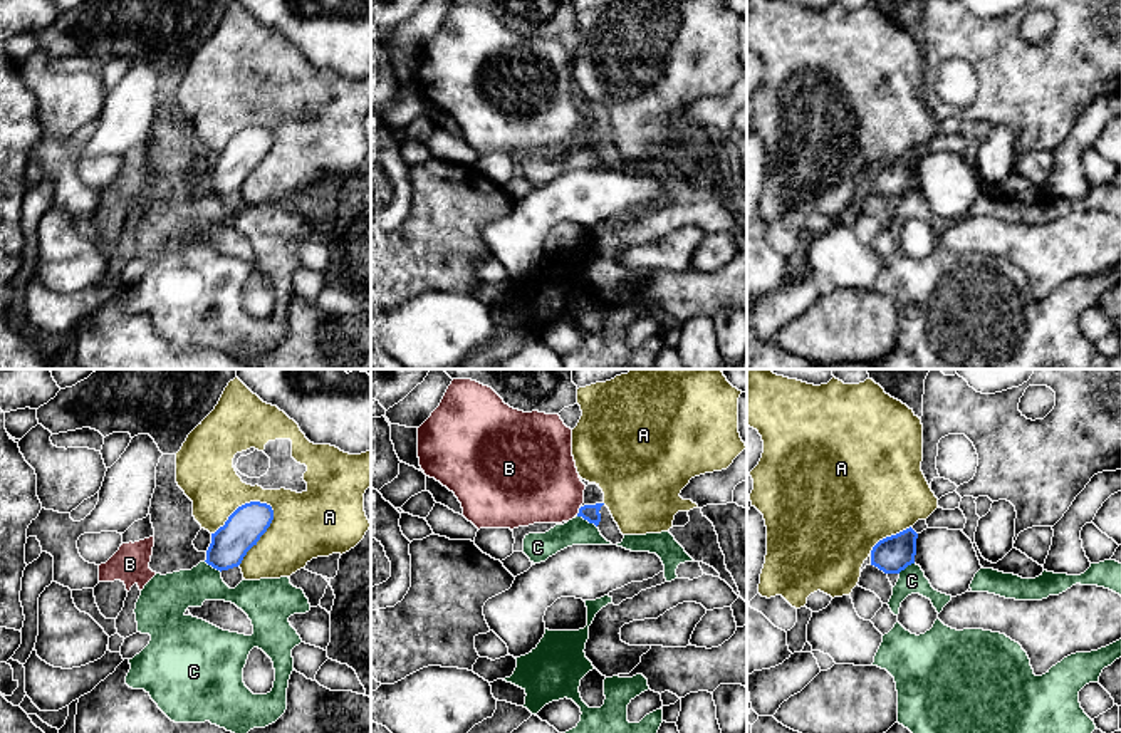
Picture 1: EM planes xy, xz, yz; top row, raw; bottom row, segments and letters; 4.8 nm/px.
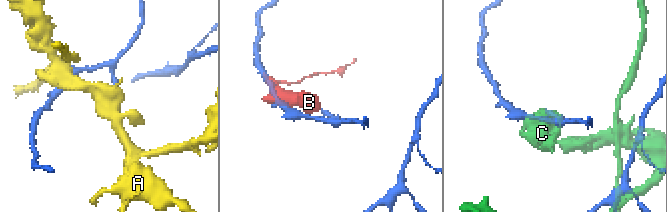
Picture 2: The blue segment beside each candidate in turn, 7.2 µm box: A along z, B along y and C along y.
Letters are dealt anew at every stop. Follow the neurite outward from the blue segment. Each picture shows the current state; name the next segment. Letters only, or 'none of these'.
B

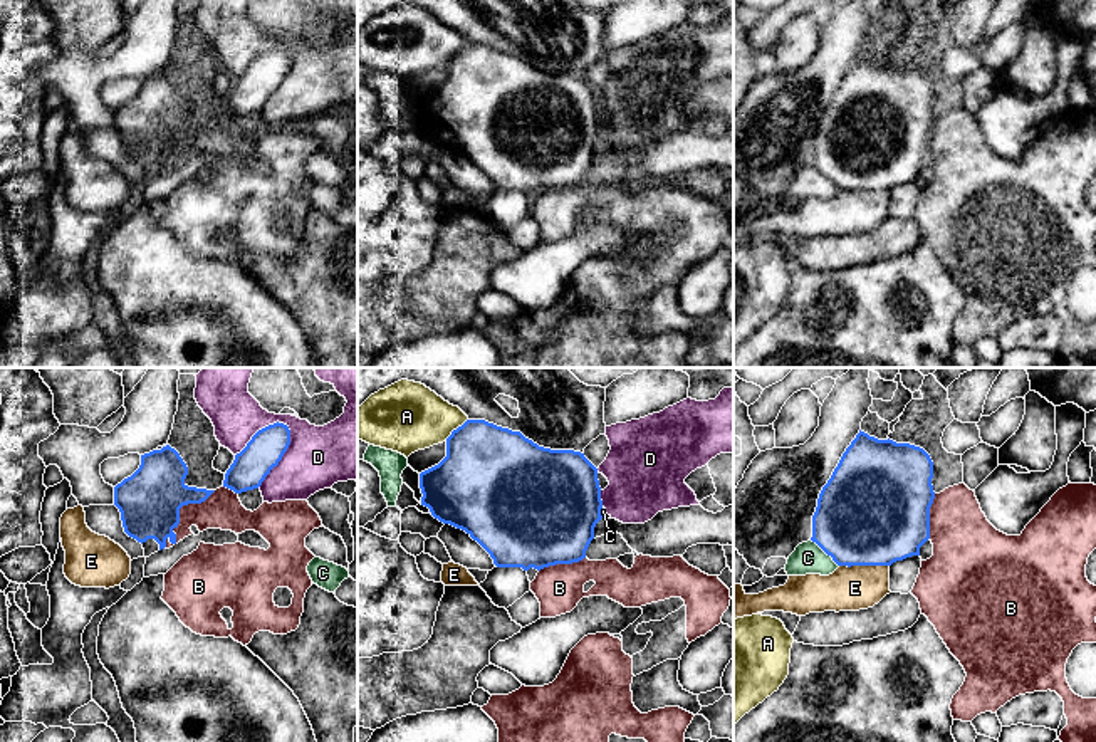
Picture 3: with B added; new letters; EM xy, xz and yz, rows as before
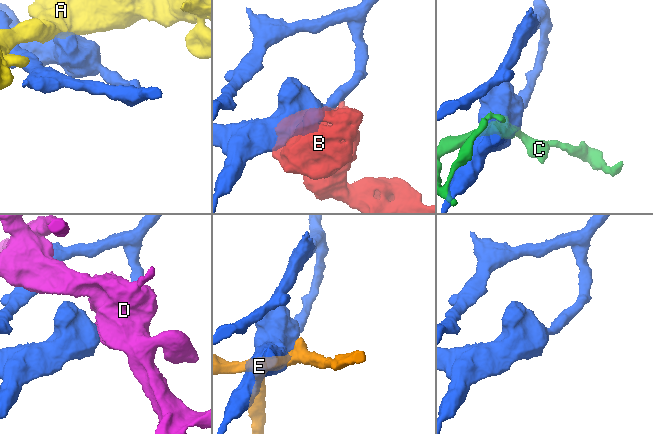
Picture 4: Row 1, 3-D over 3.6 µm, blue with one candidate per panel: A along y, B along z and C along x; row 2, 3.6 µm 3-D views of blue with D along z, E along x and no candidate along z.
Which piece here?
none of these

